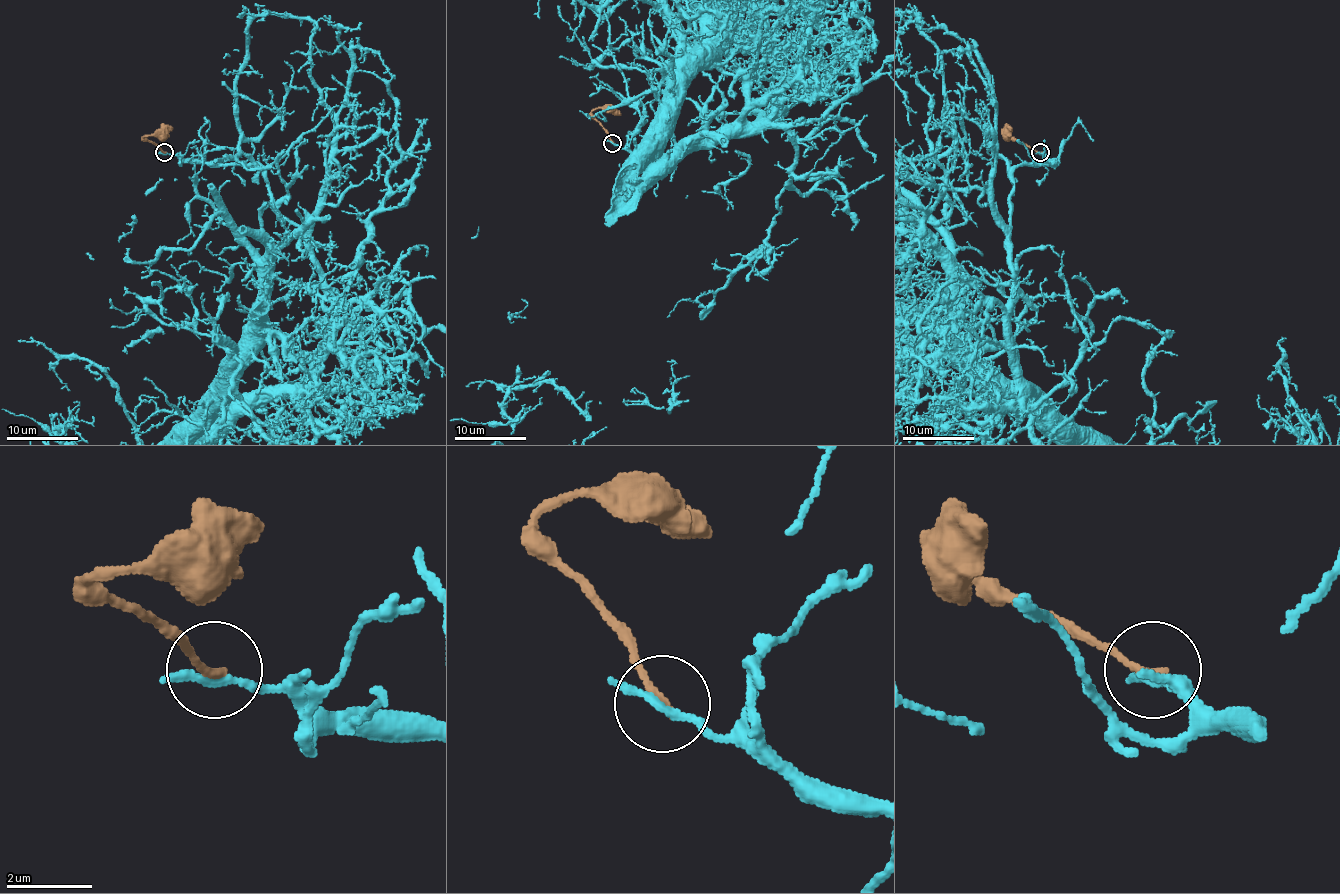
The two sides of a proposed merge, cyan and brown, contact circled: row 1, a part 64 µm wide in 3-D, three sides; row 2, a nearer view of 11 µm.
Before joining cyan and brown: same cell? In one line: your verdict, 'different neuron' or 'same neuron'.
different neuron

